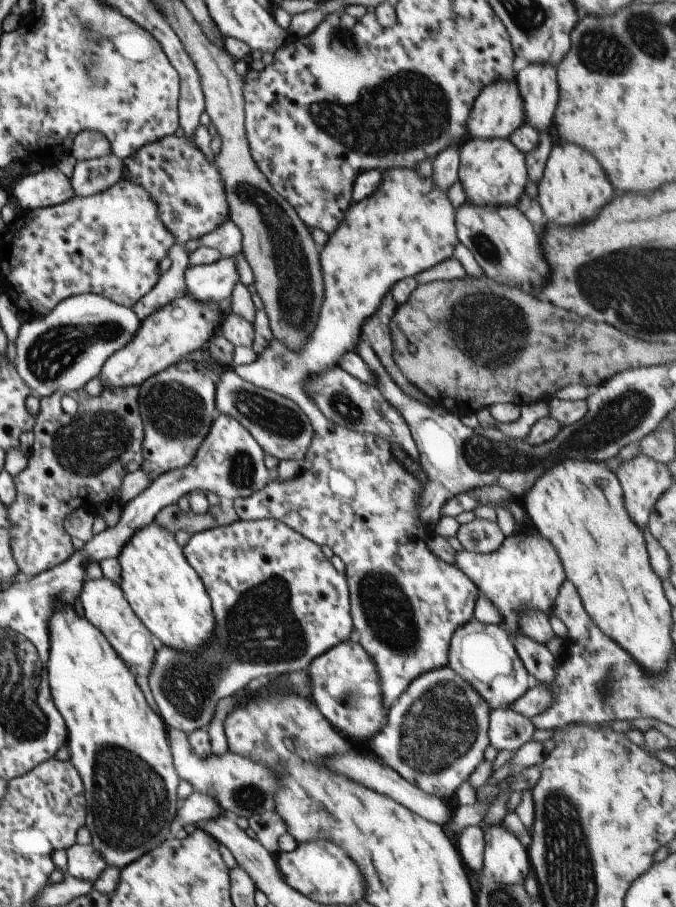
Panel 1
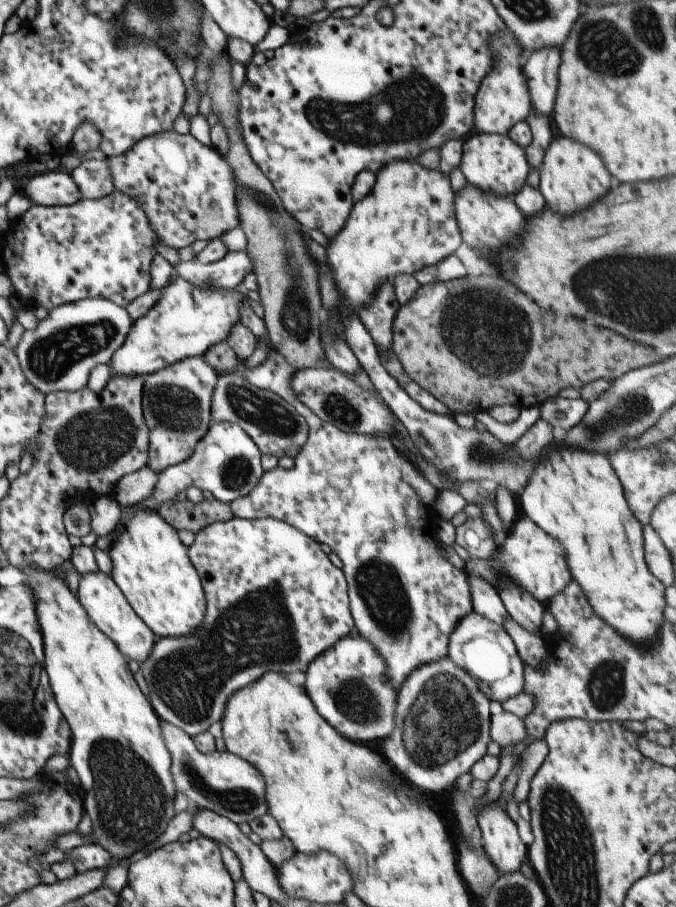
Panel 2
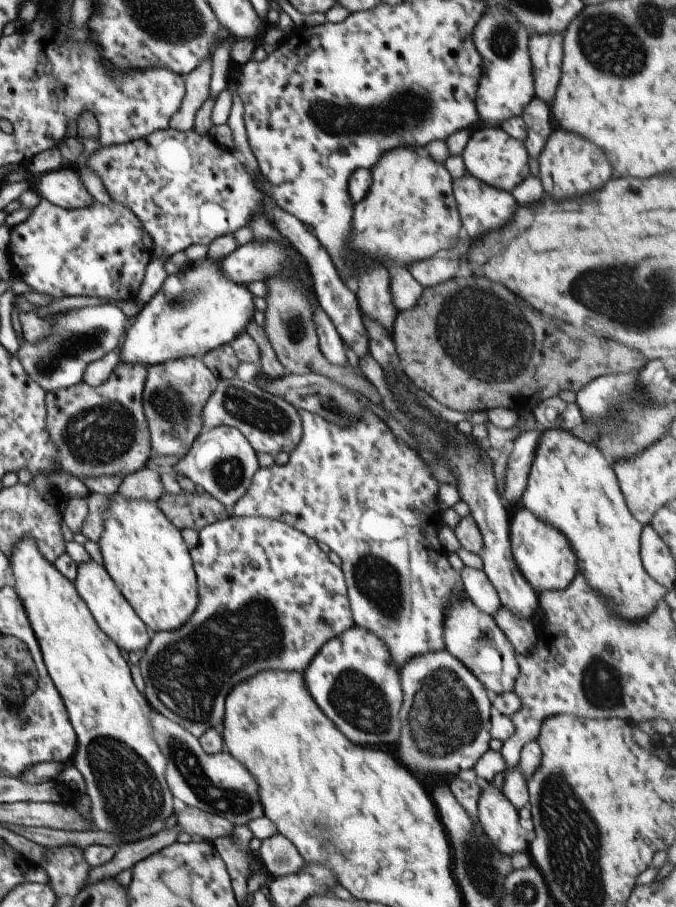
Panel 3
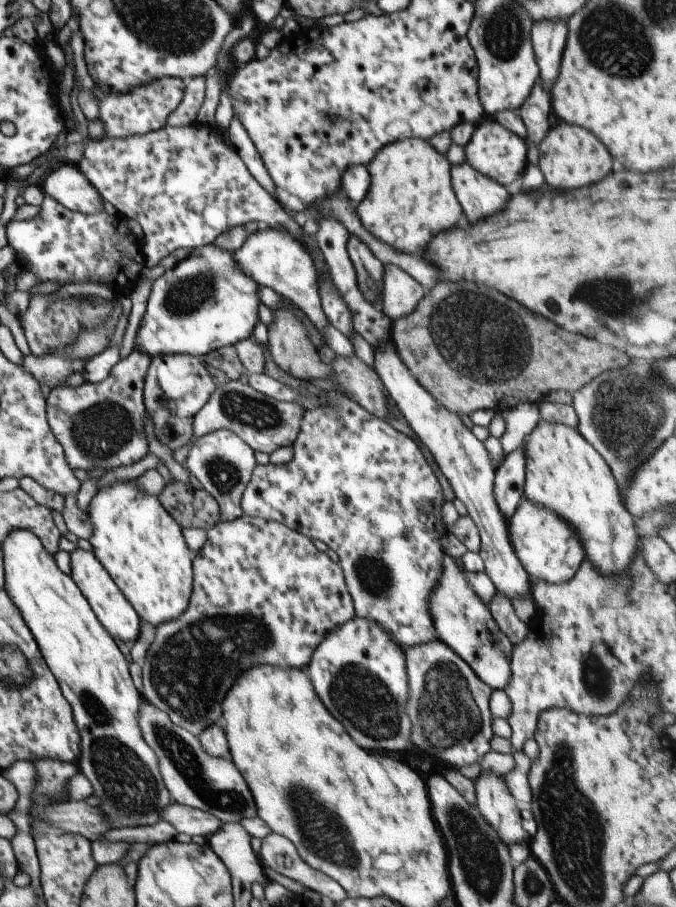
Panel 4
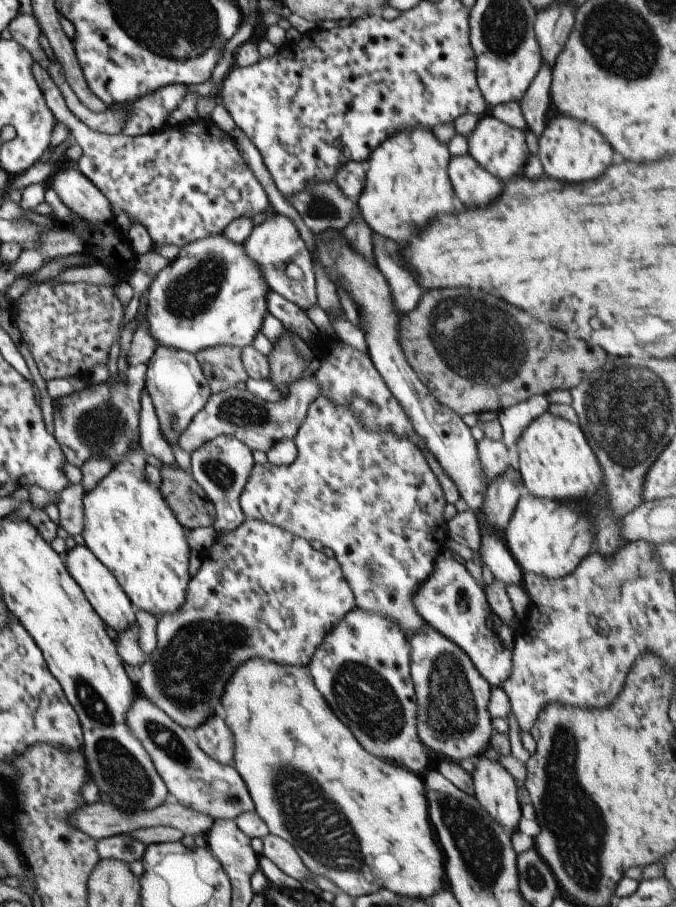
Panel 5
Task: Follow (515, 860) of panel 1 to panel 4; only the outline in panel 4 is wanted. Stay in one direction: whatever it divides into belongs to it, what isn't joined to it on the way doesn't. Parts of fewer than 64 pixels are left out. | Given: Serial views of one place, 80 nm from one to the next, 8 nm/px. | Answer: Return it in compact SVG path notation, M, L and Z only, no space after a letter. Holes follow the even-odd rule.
M480 771L474 789L478 811L506 845L529 841L529 836L521 828L520 810L503 776Z

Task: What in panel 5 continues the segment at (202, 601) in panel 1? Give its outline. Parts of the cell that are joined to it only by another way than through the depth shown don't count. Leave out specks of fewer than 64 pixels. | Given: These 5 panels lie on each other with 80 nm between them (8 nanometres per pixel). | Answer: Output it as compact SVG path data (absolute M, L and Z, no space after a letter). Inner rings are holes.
M133 445L97 484L82 495L84 525L82 539L93 556L113 575L135 610L145 610L158 618L181 606L190 576L187 558L190 548L183 537L183 527L163 500L160 490L148 481L144 472L145 452Z

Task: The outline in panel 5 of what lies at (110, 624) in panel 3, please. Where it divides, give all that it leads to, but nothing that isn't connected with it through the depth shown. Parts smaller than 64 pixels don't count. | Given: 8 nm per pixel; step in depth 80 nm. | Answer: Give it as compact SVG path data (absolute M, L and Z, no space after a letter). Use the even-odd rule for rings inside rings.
M76 544L71 549L65 550L62 554L63 564L71 578L79 585L83 591L83 596L97 613L97 616L116 633L122 632L131 623L135 623L135 608L130 604L130 600L125 596L123 589L117 584L113 575L93 556L93 553L85 544Z

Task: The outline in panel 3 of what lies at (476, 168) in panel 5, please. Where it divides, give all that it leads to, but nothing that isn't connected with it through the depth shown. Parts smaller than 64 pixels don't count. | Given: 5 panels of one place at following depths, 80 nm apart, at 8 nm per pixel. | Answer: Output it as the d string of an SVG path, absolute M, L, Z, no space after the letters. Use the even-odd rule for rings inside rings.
M467 172L452 180L452 195L457 205L461 226L465 228L469 238L479 238L487 228L499 228L511 218L515 210L515 200L511 198L511 193L477 180Z

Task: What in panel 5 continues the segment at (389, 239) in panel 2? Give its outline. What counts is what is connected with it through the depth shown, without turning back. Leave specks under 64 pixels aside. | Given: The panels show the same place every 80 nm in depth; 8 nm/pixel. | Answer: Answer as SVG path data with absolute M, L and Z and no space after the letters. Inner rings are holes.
M413 127L395 131L371 151L364 162L365 180L357 199L357 210L367 226L391 238L393 242L405 242L411 230L423 228L433 218L433 212L451 212L451 183L447 174L450 159L447 145L439 142L431 130Z

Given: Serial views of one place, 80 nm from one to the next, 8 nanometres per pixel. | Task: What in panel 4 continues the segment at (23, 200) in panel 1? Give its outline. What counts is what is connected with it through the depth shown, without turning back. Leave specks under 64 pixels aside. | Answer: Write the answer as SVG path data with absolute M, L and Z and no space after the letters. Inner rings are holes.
M63 162L43 180L40 188L56 203L84 215L100 213L104 206L101 195L89 184L76 165Z

